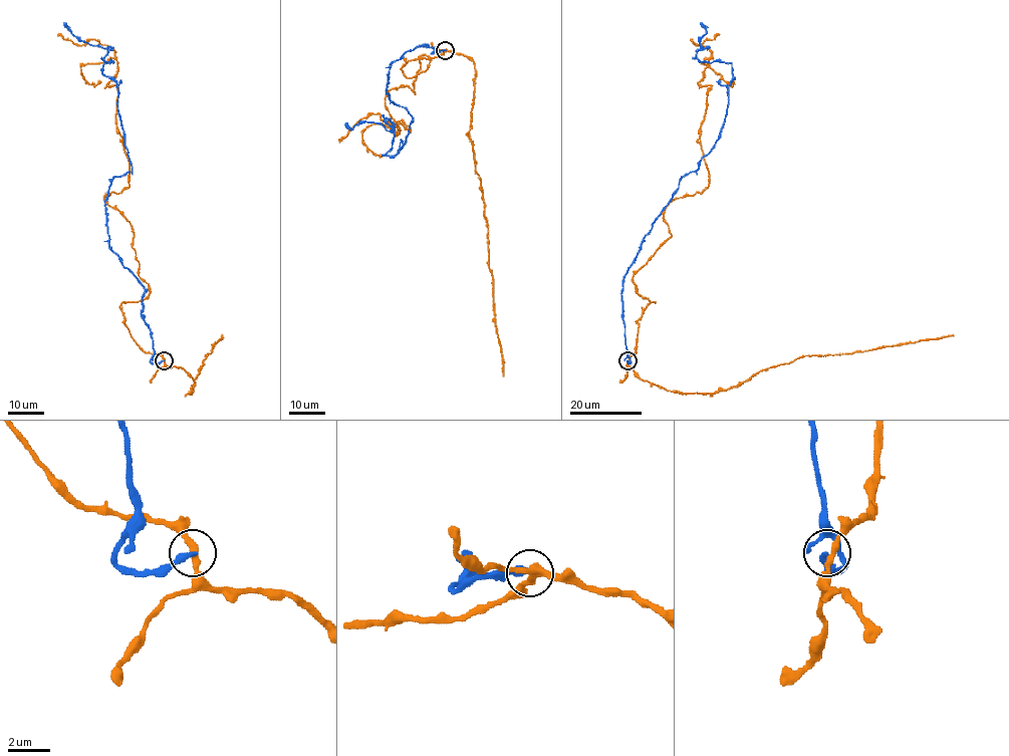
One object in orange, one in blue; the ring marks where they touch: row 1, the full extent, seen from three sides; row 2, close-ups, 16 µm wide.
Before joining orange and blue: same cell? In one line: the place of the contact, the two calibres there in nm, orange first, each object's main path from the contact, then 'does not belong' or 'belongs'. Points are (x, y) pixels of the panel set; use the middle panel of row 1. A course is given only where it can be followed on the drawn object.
(445, 50) | 280/360 nm | orange via (445, 50), (406, 60), (407, 77), (431, 60), (415, 93), (388, 92), (410, 132), (371, 114), (338, 141) | blue via (445, 50), (391, 63), (388, 97), (413, 120), (397, 153), (384, 154), (388, 118), (393, 132), (344, 123) | does not belong

